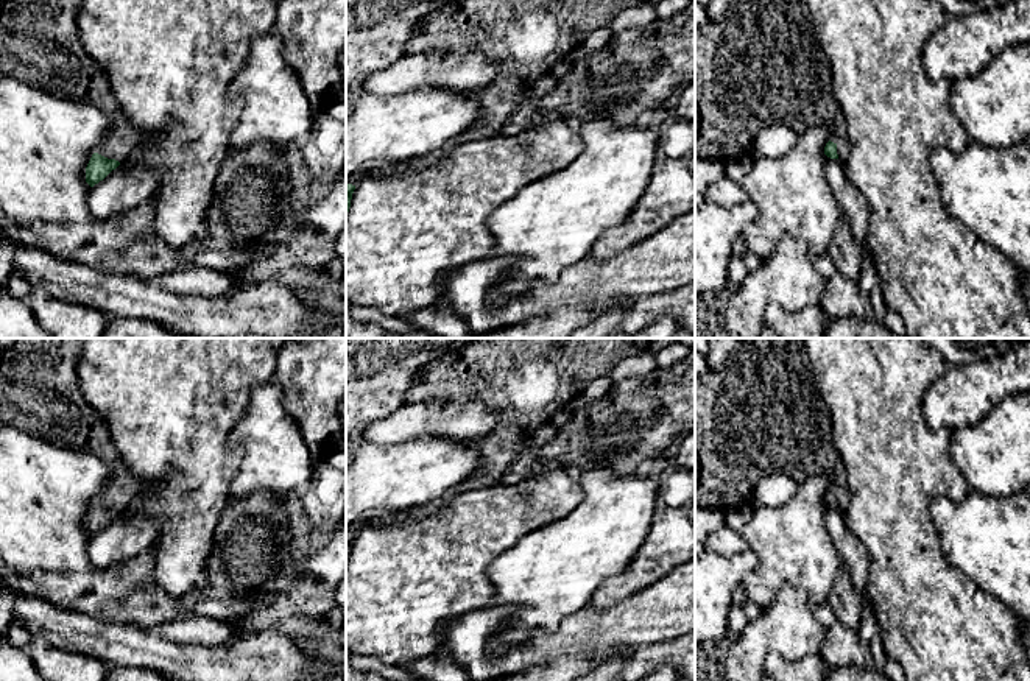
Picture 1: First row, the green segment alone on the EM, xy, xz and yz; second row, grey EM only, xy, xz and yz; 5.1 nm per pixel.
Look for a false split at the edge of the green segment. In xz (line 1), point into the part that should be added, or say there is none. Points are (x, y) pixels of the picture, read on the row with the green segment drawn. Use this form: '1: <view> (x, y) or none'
1: none

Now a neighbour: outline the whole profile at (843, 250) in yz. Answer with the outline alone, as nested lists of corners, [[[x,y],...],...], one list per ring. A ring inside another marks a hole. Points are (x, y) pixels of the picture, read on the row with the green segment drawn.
[[[840,215],[834,228],[834,237],[826,254],[832,259],[837,273],[859,281],[863,249],[854,238],[849,220],[845,215]]]

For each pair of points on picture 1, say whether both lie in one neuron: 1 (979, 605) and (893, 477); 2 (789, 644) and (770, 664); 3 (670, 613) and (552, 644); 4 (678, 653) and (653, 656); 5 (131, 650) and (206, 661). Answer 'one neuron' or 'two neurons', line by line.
1: one neuron
2: two neurons
3: one neuron
4: one neuron
5: two neurons

